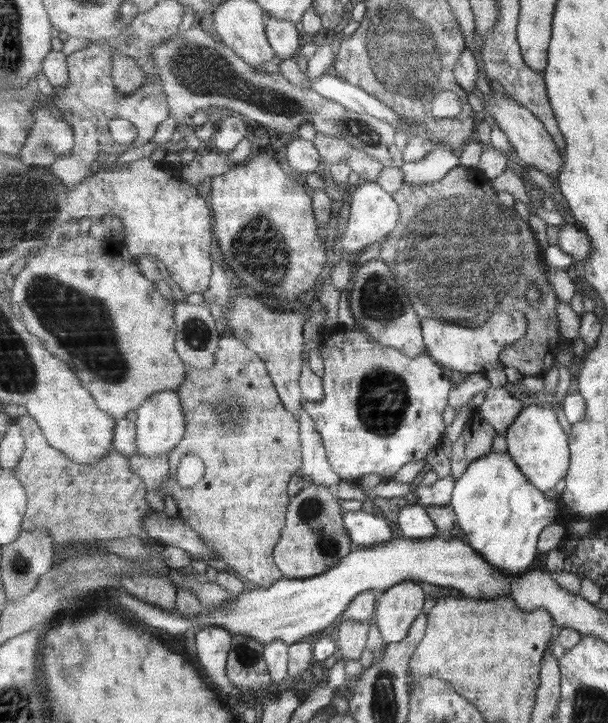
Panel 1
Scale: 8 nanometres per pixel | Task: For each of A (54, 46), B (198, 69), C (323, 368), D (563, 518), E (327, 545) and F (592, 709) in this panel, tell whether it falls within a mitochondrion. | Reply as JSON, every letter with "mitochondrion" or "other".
{"A":"other","B":"mitochondrion","C":"other","D":"other","E":"mitochondrion","F":"mitochondrion"}

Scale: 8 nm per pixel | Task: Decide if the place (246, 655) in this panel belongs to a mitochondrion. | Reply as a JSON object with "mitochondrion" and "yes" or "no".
{"mitochondrion":"yes"}

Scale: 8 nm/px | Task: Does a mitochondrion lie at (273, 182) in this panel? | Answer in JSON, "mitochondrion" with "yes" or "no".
{"mitochondrion":"no"}

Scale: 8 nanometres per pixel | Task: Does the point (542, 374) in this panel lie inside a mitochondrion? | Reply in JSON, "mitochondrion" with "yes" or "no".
{"mitochondrion":"no"}

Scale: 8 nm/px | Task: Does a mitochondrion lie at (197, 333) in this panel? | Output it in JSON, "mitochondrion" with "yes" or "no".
{"mitochondrion":"yes"}

